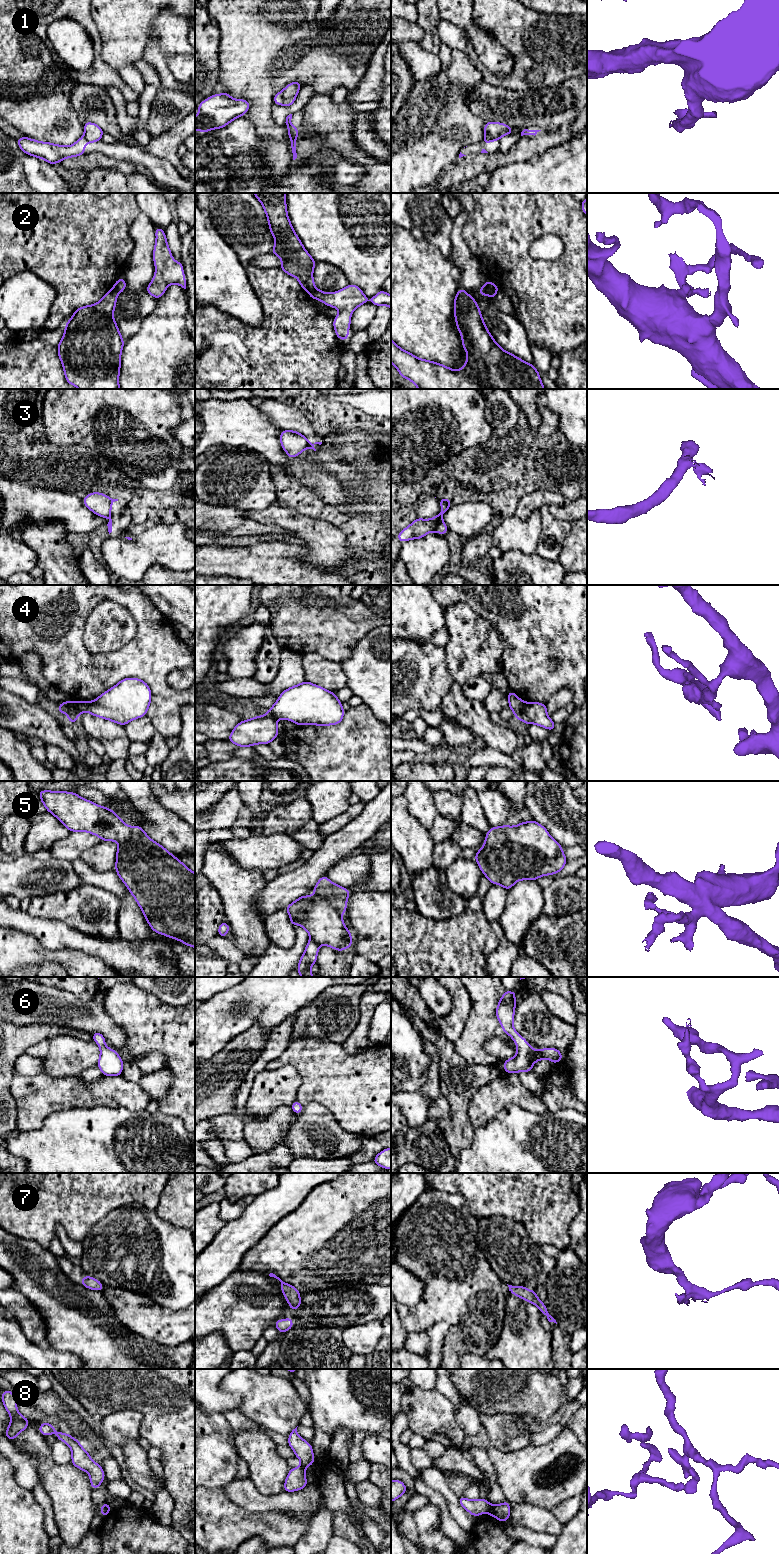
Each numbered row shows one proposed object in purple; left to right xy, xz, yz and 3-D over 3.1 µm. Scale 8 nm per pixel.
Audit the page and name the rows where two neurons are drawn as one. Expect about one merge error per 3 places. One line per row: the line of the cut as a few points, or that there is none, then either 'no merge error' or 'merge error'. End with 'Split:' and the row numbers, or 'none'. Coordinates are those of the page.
1: cut xy (83, 136), (87, 140), (96, 141); merge error
2: cut xz (314, 286), (308, 292); merge error
3: cut yz (441, 514), (433, 530); merge error
4: cut yz (524, 702), (520, 718); merge error
5: cut yz (505, 825), (505, 834), (511, 841), (547, 856), (561, 850); merge error
6: cut none; no merge error
7: cut none; no merge error
8: cut yz (490, 1504), (486, 1512); merge error
Split: 1, 2, 3, 4, 5, 8

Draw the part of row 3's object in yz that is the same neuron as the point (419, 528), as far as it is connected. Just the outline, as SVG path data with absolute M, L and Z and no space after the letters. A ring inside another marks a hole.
M439 498L439 501L440 501L440 504L441 504L441 512L440 512L439 515L433 517L432 519L421 519L421 518L418 518L418 517L417 517L416 520L413 521L408 527L404 528L399 534L397 534L396 537L398 538L398 540L403 543L403 542L405 542L405 541L407 541L407 540L411 540L411 539L420 539L420 538L423 538L423 537L424 537L425 535L427 535L428 533L434 531L434 530L435 530L435 525L436 525L437 520L438 520L438 517L439 517L440 515L444 515L445 512L446 512L446 511L450 508L450 506L451 506L451 501L450 501L450 499Z

